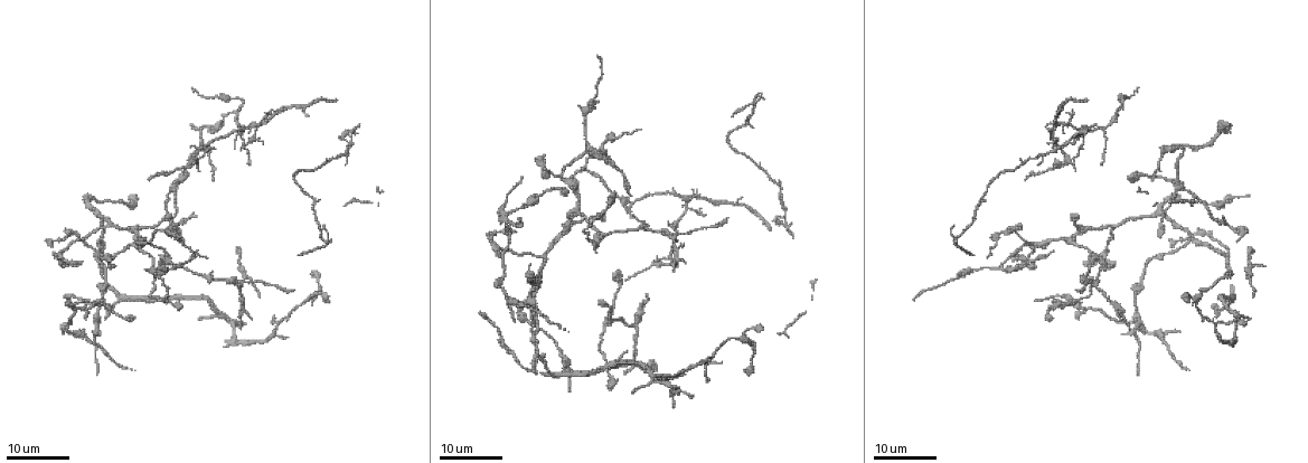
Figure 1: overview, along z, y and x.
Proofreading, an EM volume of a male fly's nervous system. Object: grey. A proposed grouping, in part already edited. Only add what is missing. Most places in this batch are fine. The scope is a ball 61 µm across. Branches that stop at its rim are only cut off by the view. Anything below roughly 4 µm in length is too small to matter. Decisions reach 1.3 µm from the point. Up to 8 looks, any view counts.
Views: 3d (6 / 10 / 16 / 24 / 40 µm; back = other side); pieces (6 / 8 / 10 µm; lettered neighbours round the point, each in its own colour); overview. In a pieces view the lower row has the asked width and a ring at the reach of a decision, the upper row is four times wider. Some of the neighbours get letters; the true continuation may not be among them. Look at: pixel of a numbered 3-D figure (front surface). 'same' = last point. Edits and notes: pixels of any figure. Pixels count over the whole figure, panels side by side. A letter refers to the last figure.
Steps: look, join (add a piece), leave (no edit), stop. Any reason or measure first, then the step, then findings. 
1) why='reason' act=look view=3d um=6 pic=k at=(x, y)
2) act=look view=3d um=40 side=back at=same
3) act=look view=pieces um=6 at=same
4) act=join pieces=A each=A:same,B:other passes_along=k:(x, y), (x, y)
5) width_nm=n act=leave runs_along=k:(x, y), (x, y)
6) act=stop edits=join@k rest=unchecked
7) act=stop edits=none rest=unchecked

why='free end' act=look view=3d um=16 pic=1 at=(1154, 179)

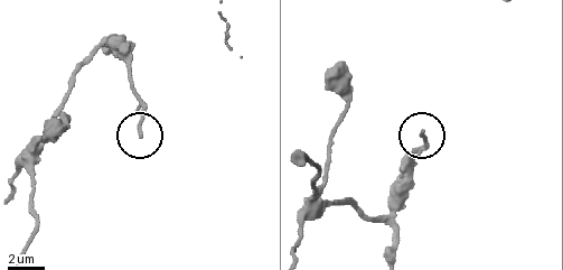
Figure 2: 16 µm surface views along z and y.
why='what lies round it' act=look view=pieces um=8 pic=2 at=(424, 133)

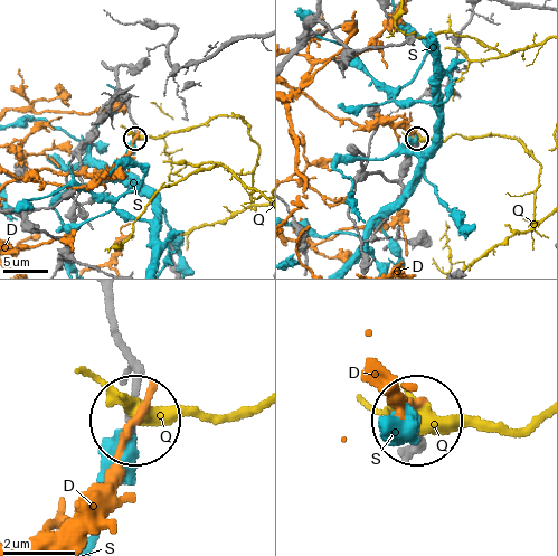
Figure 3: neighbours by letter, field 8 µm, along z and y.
act=leave each=D:other,Q:other,S:other found='none of them fits'

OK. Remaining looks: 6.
why='branch stops here' act=look view=3d um=16 pic=1 at=(178, 223)

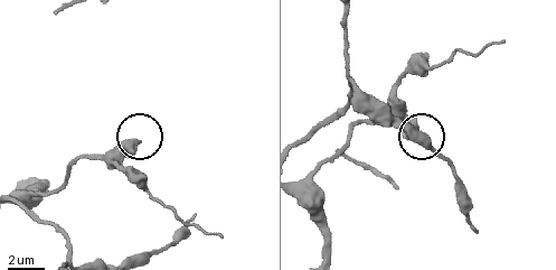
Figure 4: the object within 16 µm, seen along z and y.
act=look view=pieces um=10 pic=4 at=(139, 144)

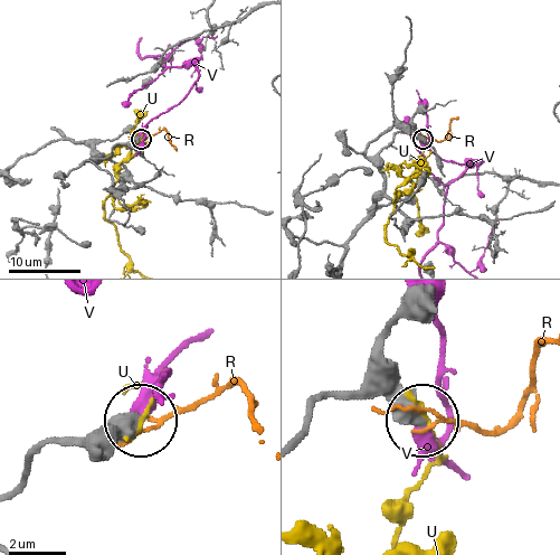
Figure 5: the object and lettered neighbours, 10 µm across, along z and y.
act=leave each=R:other,U:other,V:other runs_along=5:(86, 143), (102, 159), (119, 143), (140, 139) found='no lettered piece goes on from it'

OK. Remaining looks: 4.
why='branch stops here' act=look view=3d um=24 pic=1 at=(1052, 308)

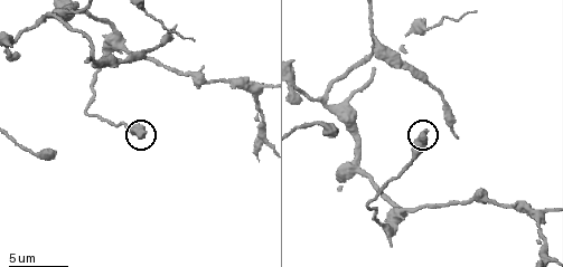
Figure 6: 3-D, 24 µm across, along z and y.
act=look view=pieces um=6 pic=6 at=(426, 132)

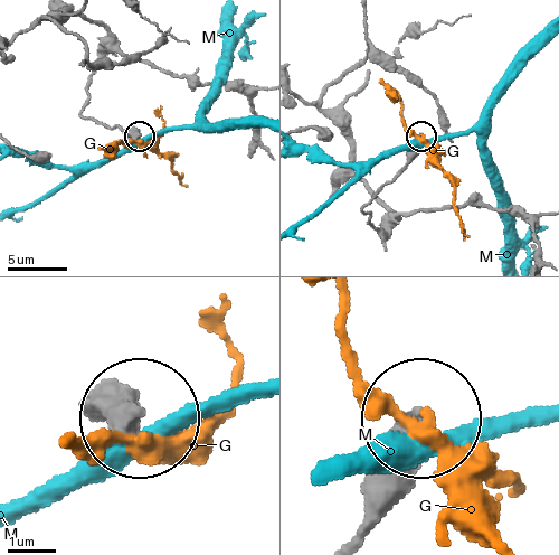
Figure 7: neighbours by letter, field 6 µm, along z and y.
act=leave each=G:other,M:other runs_along=7:(88, 19), (105, 28), (109, 39), (83, 115), (138, 135) found='no lettered piece goes on from it'

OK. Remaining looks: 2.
why='branch stops here' act=look view=pieces um=8 pic=6 at=(456, 137)

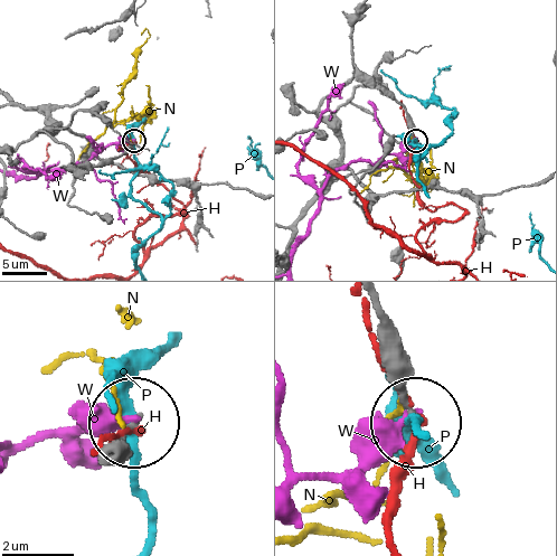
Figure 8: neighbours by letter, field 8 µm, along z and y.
act=leave each=H:other,N:other,P:other,W:other found='none of them fits'

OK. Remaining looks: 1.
act=stop edits=none rest=unchecked

